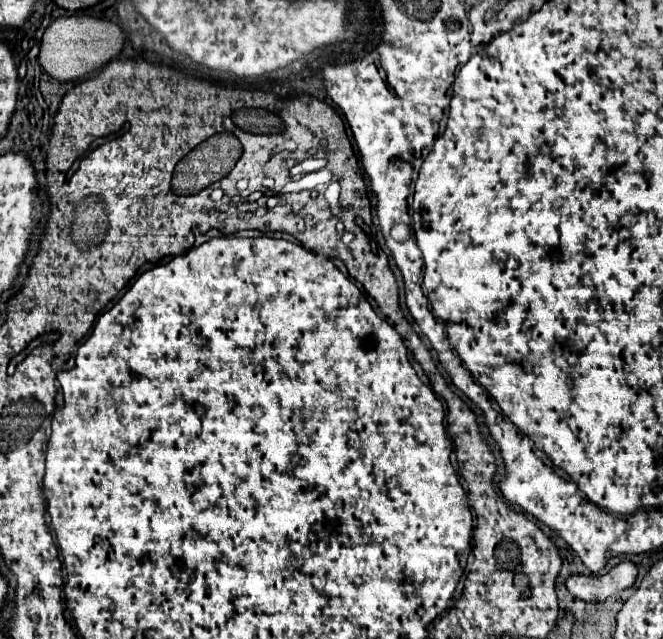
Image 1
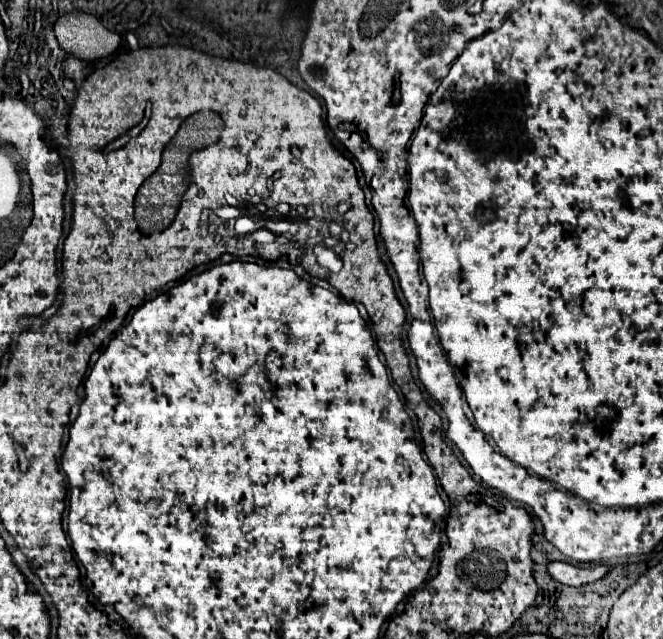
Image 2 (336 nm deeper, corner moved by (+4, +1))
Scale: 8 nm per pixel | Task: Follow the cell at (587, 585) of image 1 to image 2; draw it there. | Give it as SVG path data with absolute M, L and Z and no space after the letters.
M550 562L548 574L566 586L584 586L596 582L608 574L608 566L594 566L594 568L578 568L568 562Z

